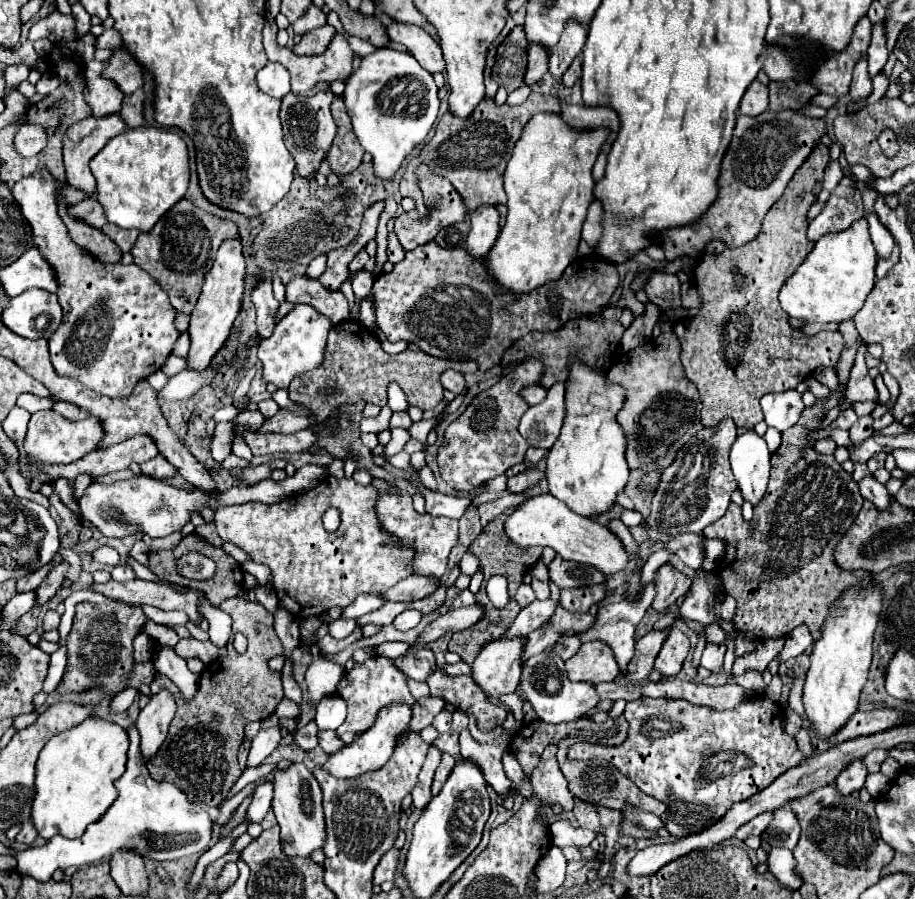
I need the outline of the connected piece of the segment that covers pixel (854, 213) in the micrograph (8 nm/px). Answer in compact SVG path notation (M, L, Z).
M844 176L842 182L832 190L832 196L826 208L810 222L808 238L816 242L824 234L846 230L854 220L864 216L862 194L852 182L852 178Z

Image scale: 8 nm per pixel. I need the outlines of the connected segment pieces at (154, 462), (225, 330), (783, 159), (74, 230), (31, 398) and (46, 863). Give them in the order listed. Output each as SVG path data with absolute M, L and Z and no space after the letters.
M160 454L148 462L142 462L140 470L142 474L152 476L152 478L174 478L176 476L176 468L170 462L166 462L166 458L162 458Z
M226 240L222 242L214 266L208 270L198 304L194 312L190 314L190 350L188 350L188 366L186 368L206 368L212 360L212 356L218 352L218 348L224 344L224 340L230 334L230 328L238 316L238 310L242 306L242 294L244 294L244 256L242 256L242 244L240 240Z
M780 110L780 112L762 112L758 116L738 116L734 136L730 142L730 148L726 150L726 156L722 160L720 168L720 194L718 200L710 206L710 210L704 214L704 218L698 224L692 226L682 226L682 228L672 228L668 232L658 234L656 244L664 248L666 260L676 260L680 256L690 256L690 258L701 258L705 253L706 244L710 240L722 240L726 248L740 248L742 244L748 244L758 236L762 220L770 206L782 196L786 190L786 184L794 176L794 172L806 162L806 156L810 156L810 150L814 150L820 144L820 138L826 134L826 122L822 118L810 118L804 116L800 110Z
M60 204L58 206L58 214L60 218L64 220L72 240L86 252L90 252L94 258L102 260L102 262L120 262L120 256L122 256L122 250L108 238L104 236L100 230L80 222L80 220L72 220L68 214L66 214L66 206Z
M22 394L22 396L16 400L16 404L18 404L20 408L28 410L30 414L34 414L34 412L38 412L38 410L50 410L50 408L54 406L50 400L46 400L46 398L36 398L34 394Z
M135 723L128 730L128 736L130 748L126 772L120 778L120 796L112 802L106 814L96 824L90 824L86 832L76 840L54 836L44 846L16 852L14 858L18 860L20 874L28 874L44 882L52 878L56 868L84 868L100 860L108 860L116 850L122 848L134 848L142 856L150 856L154 860L176 860L208 850L212 838L212 820L208 812L202 806L186 800L184 792L178 790L174 784L152 780L146 764L140 758L140 736Z

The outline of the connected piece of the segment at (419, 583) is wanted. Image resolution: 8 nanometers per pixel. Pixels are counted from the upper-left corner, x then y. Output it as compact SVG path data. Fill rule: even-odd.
M410 576L402 582L398 582L394 588L390 588L384 596L390 602L408 602L408 600L420 600L432 594L440 586L440 580L434 576Z

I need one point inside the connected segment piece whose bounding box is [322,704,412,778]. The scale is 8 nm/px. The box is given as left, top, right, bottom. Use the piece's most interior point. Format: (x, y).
(373, 749)

